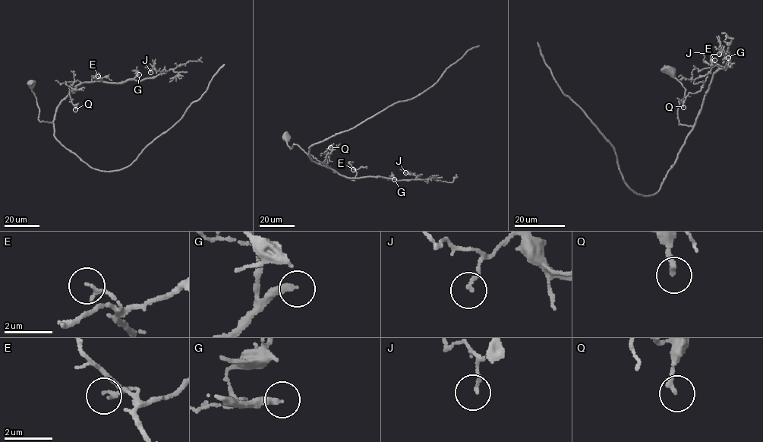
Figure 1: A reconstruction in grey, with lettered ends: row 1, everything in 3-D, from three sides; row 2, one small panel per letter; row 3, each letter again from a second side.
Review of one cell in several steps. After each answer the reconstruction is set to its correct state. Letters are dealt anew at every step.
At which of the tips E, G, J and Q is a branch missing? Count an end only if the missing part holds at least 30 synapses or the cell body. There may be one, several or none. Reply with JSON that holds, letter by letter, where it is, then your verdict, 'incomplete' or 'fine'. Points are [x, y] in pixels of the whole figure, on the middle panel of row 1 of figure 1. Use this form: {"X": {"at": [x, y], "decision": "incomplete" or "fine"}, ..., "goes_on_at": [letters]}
{"E": {"at": [353, 169], "decision": "fine"}, "G": {"at": [394, 179], "decision": "incomplete"}, "J": {"at": [405, 172], "decision": "fine"}, "Q": {"at": [330, 147], "decision": "fine"}, "goes_on_at": ["G"]}

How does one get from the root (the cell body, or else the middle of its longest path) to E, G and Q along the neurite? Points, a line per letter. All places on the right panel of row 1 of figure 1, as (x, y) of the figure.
E: (670, 69), (685, 89), (678, 110), (679, 124), (693, 125), (713, 74), (726, 67), (715, 64), (714, 60)
G: (670, 69), (685, 89), (678, 110), (679, 124), (693, 125), (713, 74), (726, 67), (724, 69), (728, 58)
Q: (670, 69), (685, 89), (679, 124), (693, 125), (719, 67), (711, 67), (700, 91), (688, 94), (683, 107)

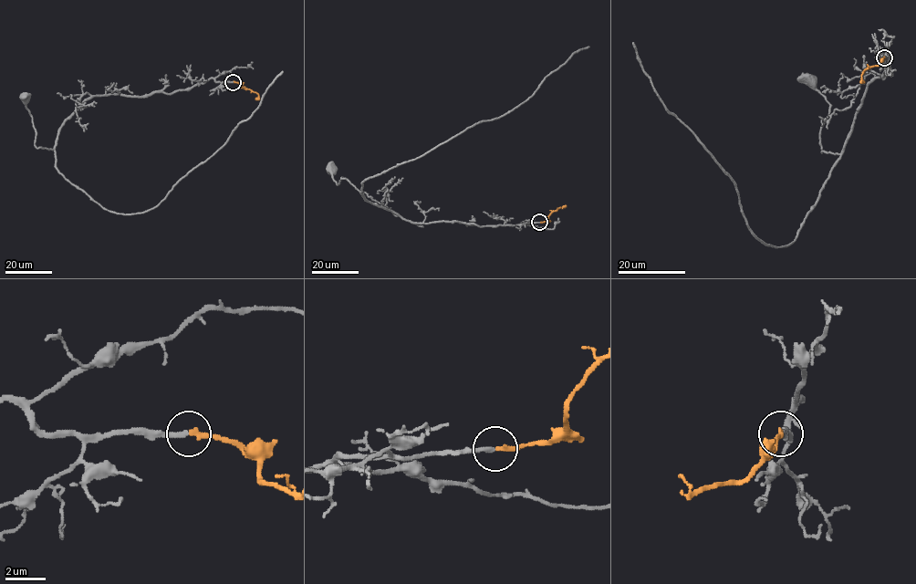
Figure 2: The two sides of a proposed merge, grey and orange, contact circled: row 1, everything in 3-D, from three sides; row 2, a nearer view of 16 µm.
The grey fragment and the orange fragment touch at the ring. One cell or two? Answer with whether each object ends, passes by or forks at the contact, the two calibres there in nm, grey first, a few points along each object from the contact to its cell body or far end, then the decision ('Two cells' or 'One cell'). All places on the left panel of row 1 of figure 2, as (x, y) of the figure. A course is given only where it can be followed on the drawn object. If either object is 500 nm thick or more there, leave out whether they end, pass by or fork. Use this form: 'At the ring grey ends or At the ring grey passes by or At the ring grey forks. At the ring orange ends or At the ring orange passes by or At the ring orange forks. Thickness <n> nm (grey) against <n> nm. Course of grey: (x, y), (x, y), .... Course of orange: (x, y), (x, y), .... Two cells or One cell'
At the ring grey ends. At the ring orange ends. Thickness 240 nm (grey) against 240 nm. Course of grey: (233, 82), (209, 78), (168, 93), (93, 95), (65, 120), (53, 149), (36, 147), (36, 131), (24, 97). Course of orange: (233, 82), (255, 91), (258, 97), (255, 99). One cell

